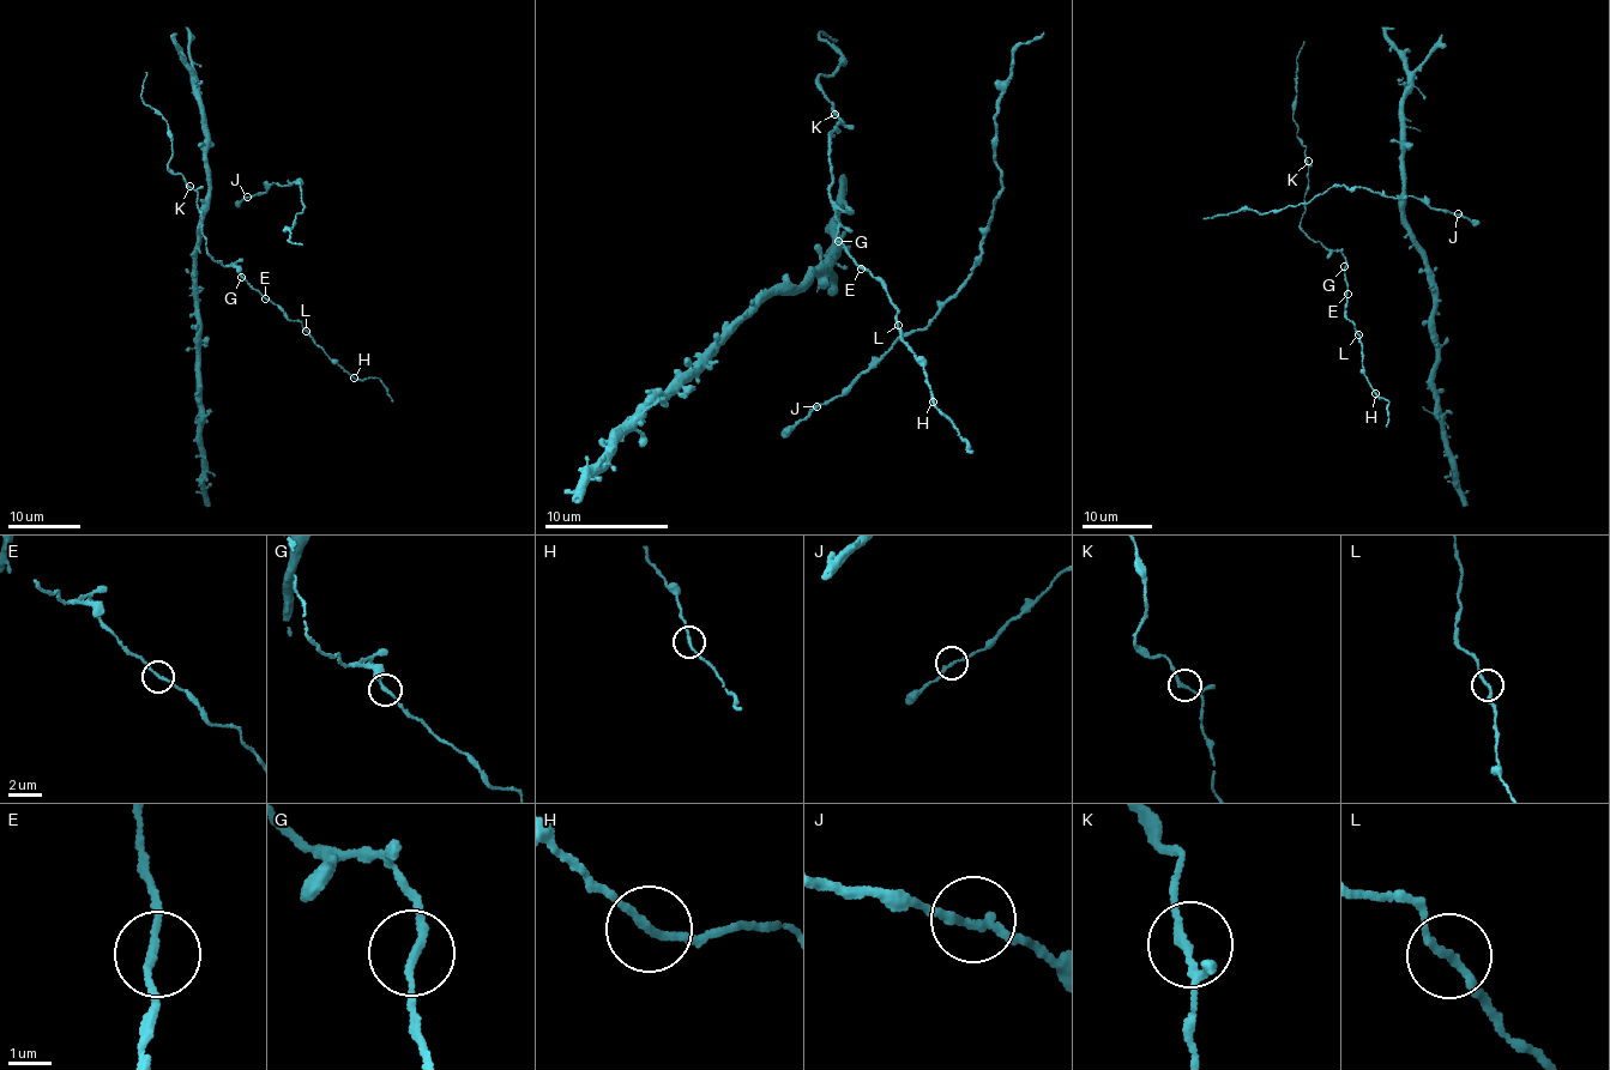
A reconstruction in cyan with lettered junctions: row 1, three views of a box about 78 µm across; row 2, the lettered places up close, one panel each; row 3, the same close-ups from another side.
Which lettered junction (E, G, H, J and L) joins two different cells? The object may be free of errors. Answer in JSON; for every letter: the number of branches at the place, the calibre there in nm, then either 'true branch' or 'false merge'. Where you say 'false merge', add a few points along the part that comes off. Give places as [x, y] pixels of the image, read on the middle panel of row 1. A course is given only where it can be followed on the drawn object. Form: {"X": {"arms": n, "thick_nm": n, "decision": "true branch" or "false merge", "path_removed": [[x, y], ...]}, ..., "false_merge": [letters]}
{"E": {"arms": 2, "thick_nm": 170, "decision": "true branch"}, "G": {"arms": 2, "thick_nm": 180, "decision": "true branch"}, "H": {"arms": 2, "thick_nm": 170, "decision": "true branch"}, "J": {"arms": 2, "thick_nm": 170, "decision": "true branch"}, "L": {"arms": 2, "thick_nm": 160, "decision": "true branch"}, "false_merge": []}

